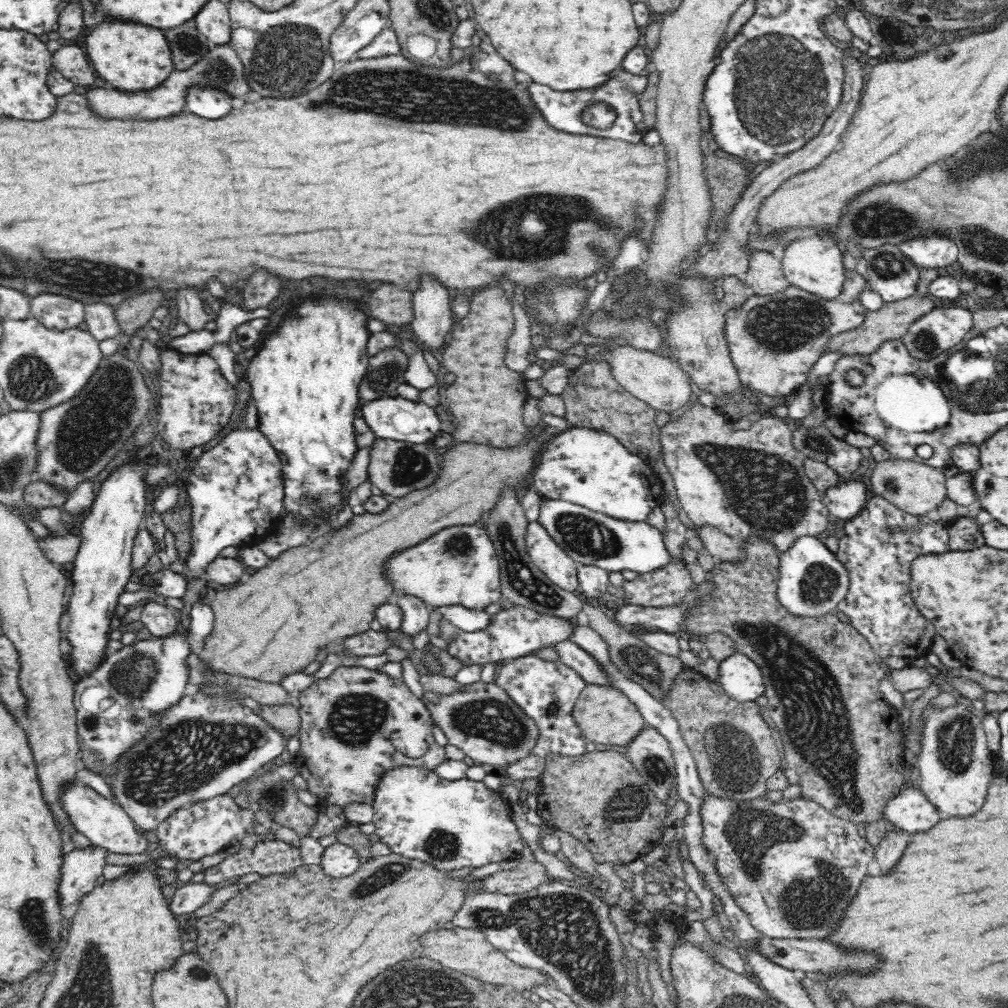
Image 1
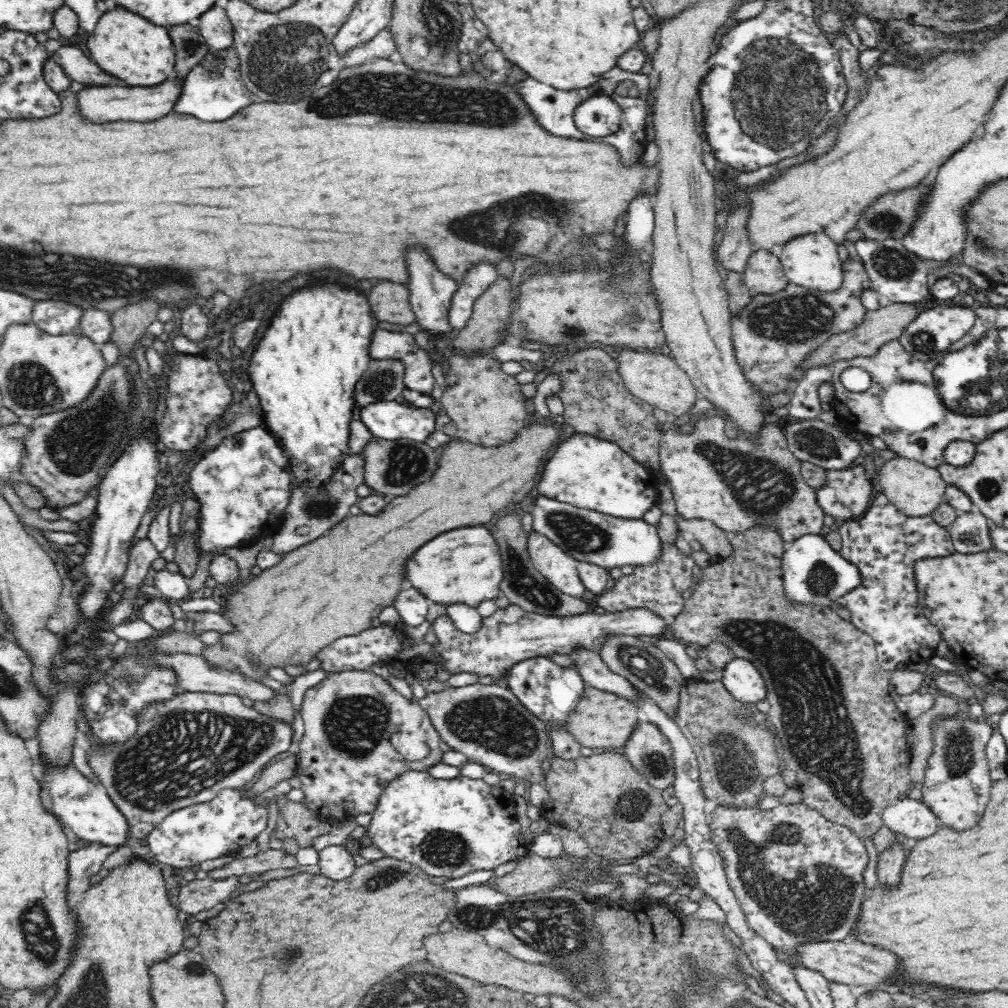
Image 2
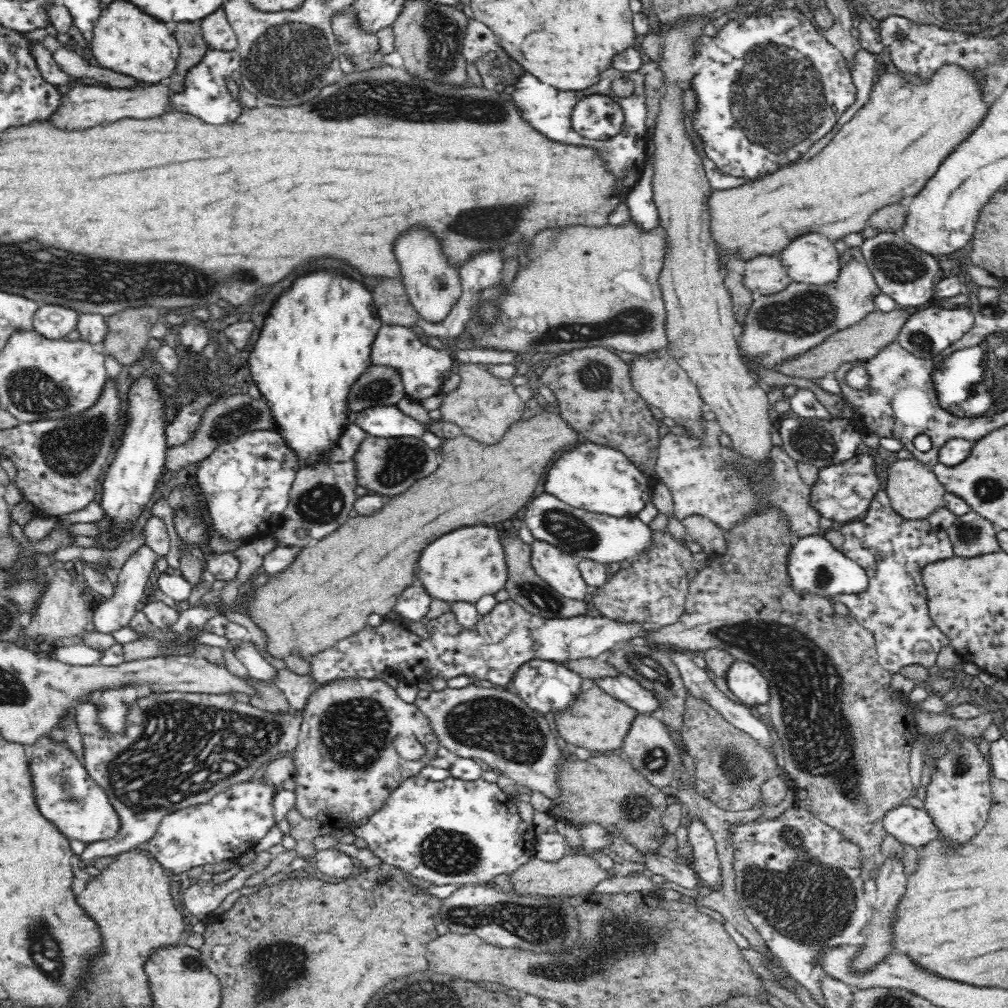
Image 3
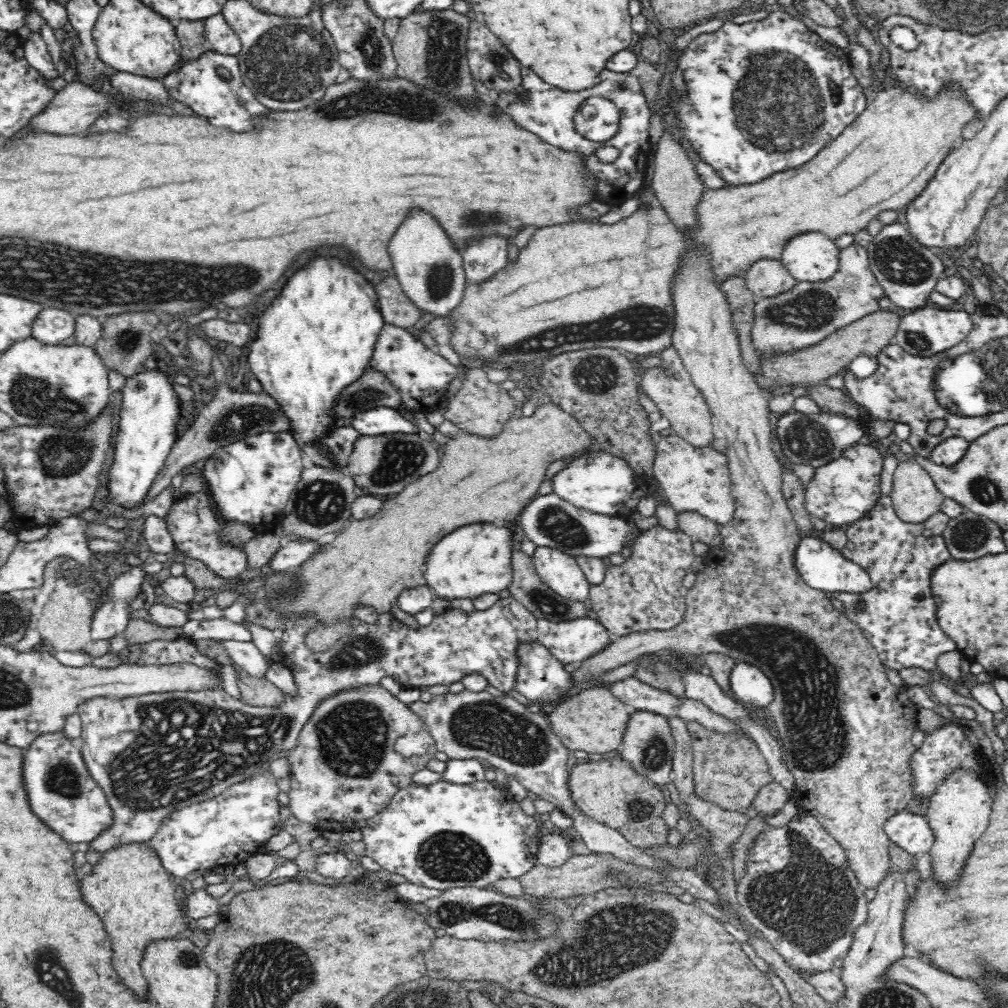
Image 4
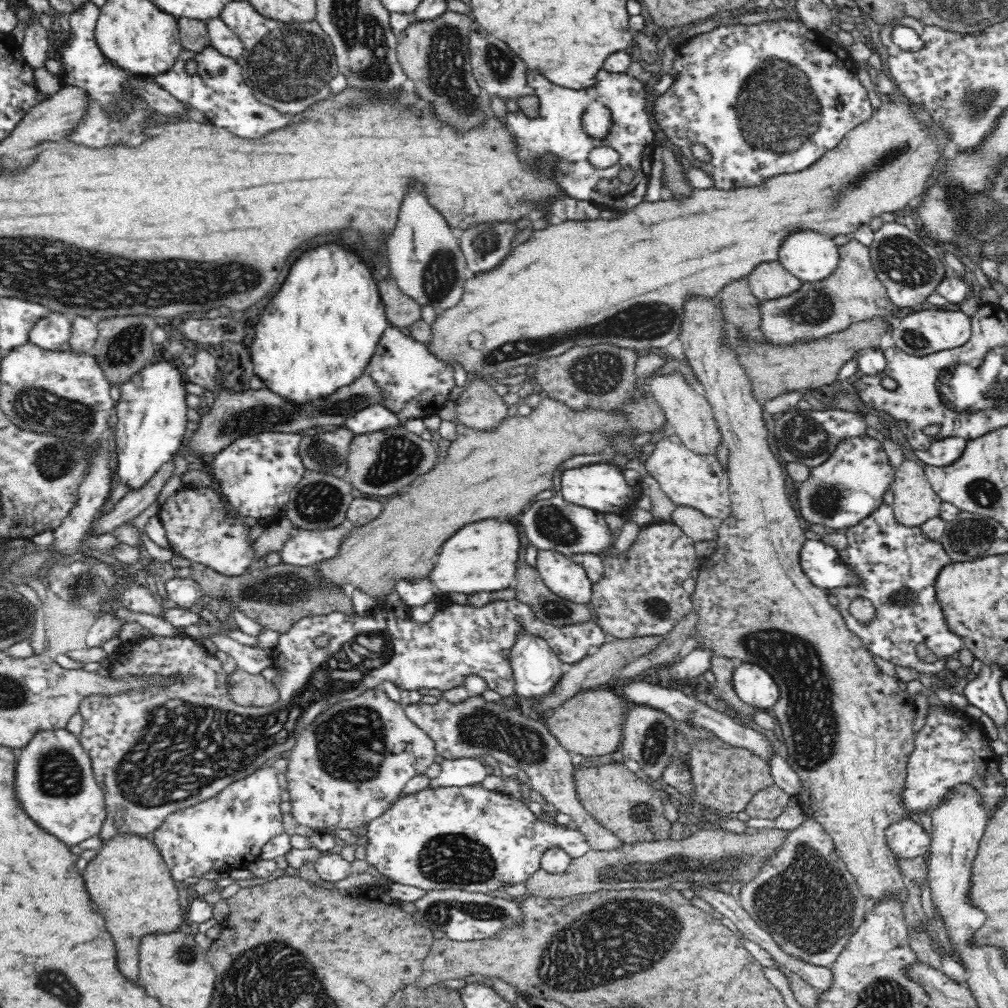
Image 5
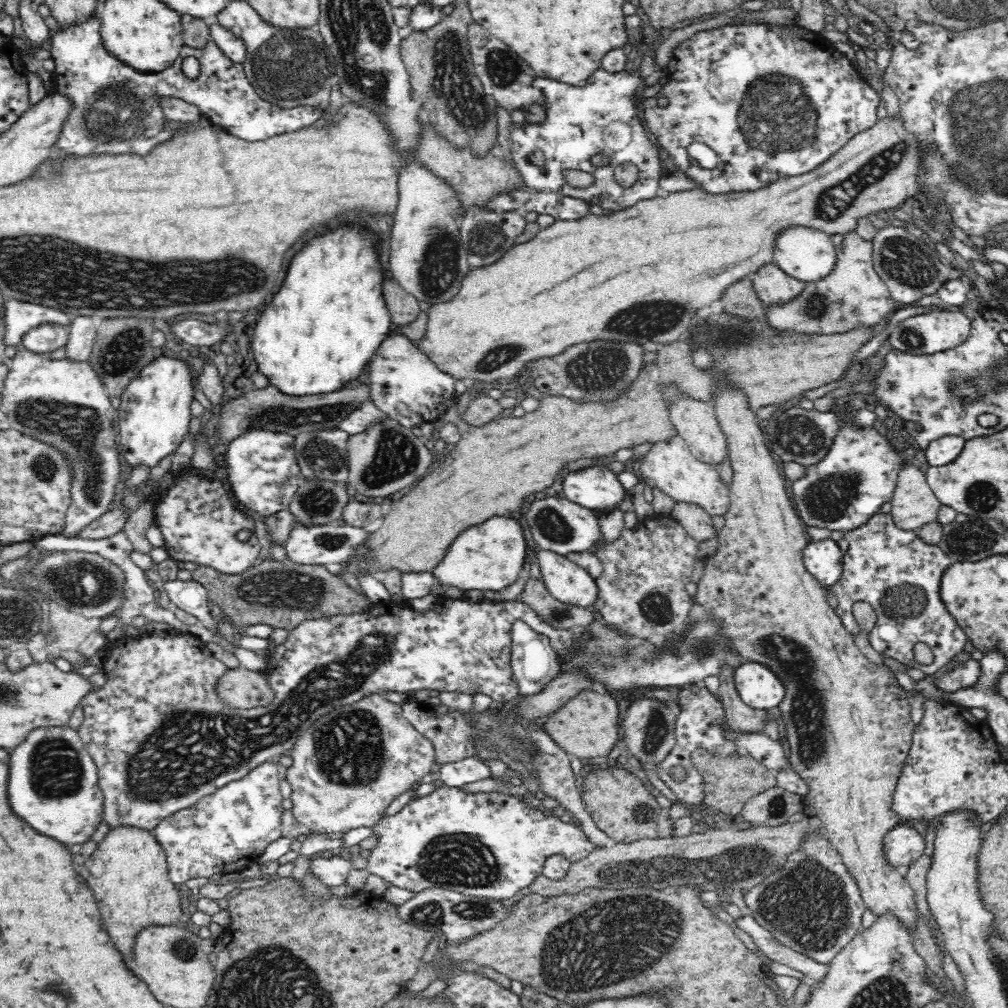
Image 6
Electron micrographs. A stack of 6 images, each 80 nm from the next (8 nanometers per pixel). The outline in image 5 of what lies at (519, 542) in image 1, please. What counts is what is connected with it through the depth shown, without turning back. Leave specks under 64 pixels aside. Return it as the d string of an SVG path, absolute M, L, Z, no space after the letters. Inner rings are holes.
M518 566L518 584L515 587L517 600L526 604L535 615L557 627L582 624L590 620L590 610L584 604L577 604L555 596L546 586L539 573L530 566Z

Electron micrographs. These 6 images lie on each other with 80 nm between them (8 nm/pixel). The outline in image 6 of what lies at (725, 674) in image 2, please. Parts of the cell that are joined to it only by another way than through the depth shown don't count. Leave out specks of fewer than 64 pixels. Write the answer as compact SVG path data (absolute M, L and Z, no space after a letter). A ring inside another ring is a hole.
M750 662L733 670L735 687L741 699L752 708L767 711L786 696L785 684L764 664Z

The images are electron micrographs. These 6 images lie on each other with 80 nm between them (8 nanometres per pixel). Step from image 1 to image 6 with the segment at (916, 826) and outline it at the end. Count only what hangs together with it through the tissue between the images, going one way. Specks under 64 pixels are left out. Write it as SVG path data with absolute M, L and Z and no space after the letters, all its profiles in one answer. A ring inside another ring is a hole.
M900 823L884 837L882 851L888 865L905 874L924 855L924 845L924 837L911 824Z

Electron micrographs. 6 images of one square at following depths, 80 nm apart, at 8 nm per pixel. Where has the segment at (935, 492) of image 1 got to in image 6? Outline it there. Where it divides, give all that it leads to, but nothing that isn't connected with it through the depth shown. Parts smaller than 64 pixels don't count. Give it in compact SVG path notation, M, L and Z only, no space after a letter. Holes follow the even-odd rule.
M912 463L899 472L890 501L892 520L897 528L906 529L907 532L916 532L922 526L936 521L941 507L925 474Z

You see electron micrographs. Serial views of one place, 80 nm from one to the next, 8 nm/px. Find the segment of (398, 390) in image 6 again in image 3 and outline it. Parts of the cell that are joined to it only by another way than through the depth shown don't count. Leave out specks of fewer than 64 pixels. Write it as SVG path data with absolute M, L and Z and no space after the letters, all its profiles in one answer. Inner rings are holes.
M382 326L372 343L371 364L396 369L404 385L405 396L422 405L431 396L440 393L444 381L456 372L454 356L445 349L434 349L424 342L423 337L404 326Z

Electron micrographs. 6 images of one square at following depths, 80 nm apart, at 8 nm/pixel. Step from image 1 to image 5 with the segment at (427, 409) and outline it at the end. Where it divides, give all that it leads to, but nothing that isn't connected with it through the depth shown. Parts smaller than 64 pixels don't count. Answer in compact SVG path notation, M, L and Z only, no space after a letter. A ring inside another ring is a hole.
M370 405L354 413L354 416L343 424L351 433L355 435L376 432L382 428L392 428L400 425L398 417L380 405Z

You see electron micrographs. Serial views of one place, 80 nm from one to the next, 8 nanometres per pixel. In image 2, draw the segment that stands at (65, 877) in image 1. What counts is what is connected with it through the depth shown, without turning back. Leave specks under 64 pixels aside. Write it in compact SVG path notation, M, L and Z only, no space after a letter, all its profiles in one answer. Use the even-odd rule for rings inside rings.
M184 692L174 694L172 698L166 698L166 700L162 700L161 702L148 702L144 708L142 708L141 712L138 713L138 728L136 728L136 732L134 732L134 736L130 736L126 742L112 742L112 746L105 746L104 742L99 742L97 740L97 736L93 733L92 727L89 725L85 714L83 714L83 708L81 705L78 710L78 717L76 718L76 728L83 732L86 738L90 743L90 756L88 757L88 765L93 773L94 778L96 778L96 782L100 783L104 790L108 793L108 796L114 802L114 805L117 806L118 810L124 815L126 819L126 823L128 823L128 836L126 836L126 840L124 840L124 844L116 844L116 846L110 846L108 844L102 843L87 843L83 847L72 851L68 855L68 870L69 870L69 881L68 881L68 892L84 892L90 888L91 883L88 880L92 874L97 874L98 870L102 868L102 862L112 854L112 852L116 852L120 847L128 846L130 840L140 840L142 838L146 838L154 829L160 826L162 820L166 818L171 812L176 812L182 808L187 808L193 806L194 804L204 804L213 800L215 796L218 796L218 793L226 788L241 788L247 782L250 782L256 774L259 774L270 762L273 761L275 756L278 754L282 754L282 752L286 752L287 750L294 749L294 729L292 729L292 725L290 722L284 722L283 720L278 720L277 718L272 718L266 715L262 715L260 713L256 713L256 710L253 706L246 706L242 703L242 699L235 694L212 694L207 692ZM200 754L212 754L210 758L200 758ZM204 760L204 762L202 762Z

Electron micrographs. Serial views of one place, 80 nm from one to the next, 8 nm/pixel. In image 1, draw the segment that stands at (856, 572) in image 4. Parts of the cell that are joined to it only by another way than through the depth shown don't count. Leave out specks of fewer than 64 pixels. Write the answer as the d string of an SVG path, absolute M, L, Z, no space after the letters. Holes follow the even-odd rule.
M802 536L788 551L779 556L779 603L798 616L822 616L836 611L836 606L846 597L850 588L849 572L815 536Z

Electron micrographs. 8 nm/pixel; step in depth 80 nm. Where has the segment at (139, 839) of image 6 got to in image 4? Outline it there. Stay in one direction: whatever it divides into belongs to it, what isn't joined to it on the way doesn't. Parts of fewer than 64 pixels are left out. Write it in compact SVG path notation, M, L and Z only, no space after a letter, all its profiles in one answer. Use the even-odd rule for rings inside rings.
M142 842L118 844L114 848L104 850L96 864L92 864L92 868L90 874L86 874L80 881L84 902L89 904L100 917L100 920L104 922L106 932L108 932L112 944L114 944L112 964L114 964L114 970L118 972L120 980L130 990L134 990L139 998L142 998L147 992L146 979L144 979L140 968L144 956L144 946L150 940L174 938L174 936L186 930L184 914L178 907L178 900L176 900L178 882L163 867L158 853L152 850L147 843Z

